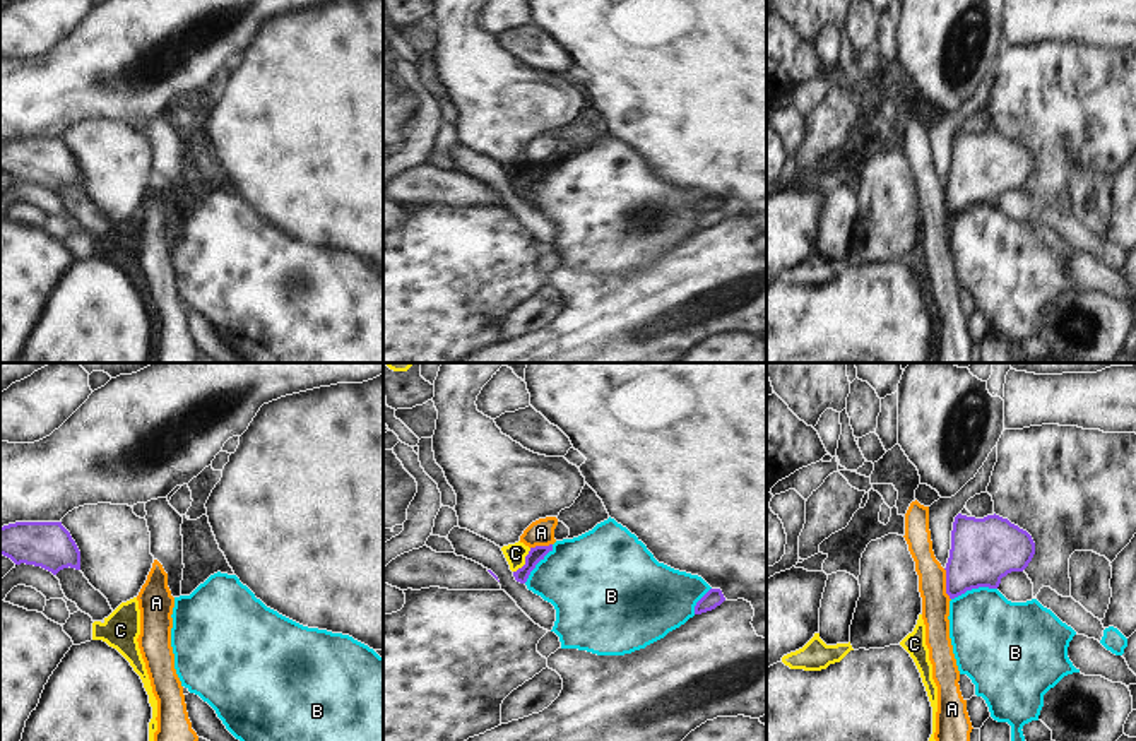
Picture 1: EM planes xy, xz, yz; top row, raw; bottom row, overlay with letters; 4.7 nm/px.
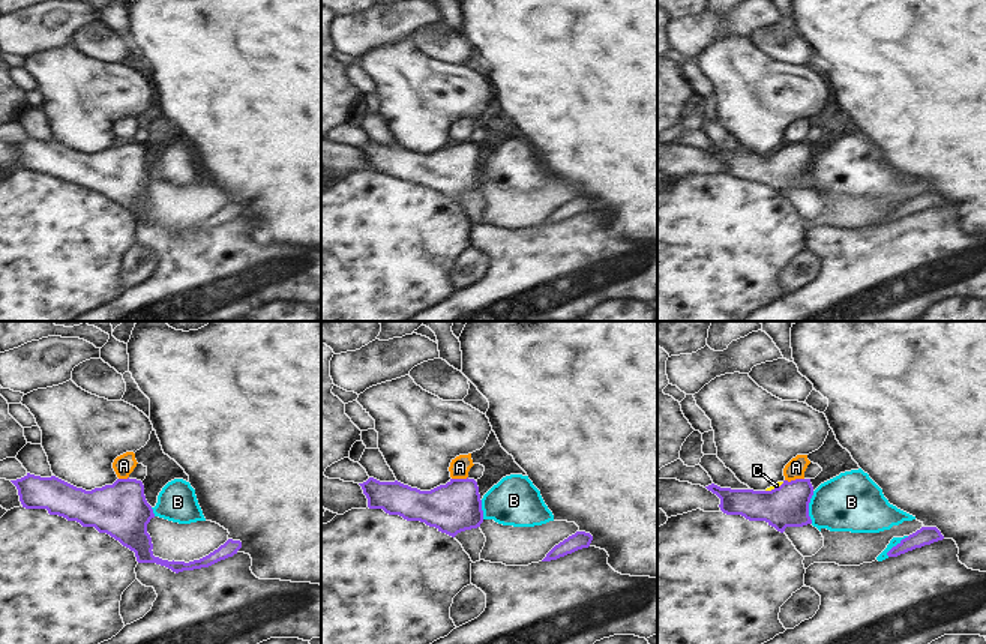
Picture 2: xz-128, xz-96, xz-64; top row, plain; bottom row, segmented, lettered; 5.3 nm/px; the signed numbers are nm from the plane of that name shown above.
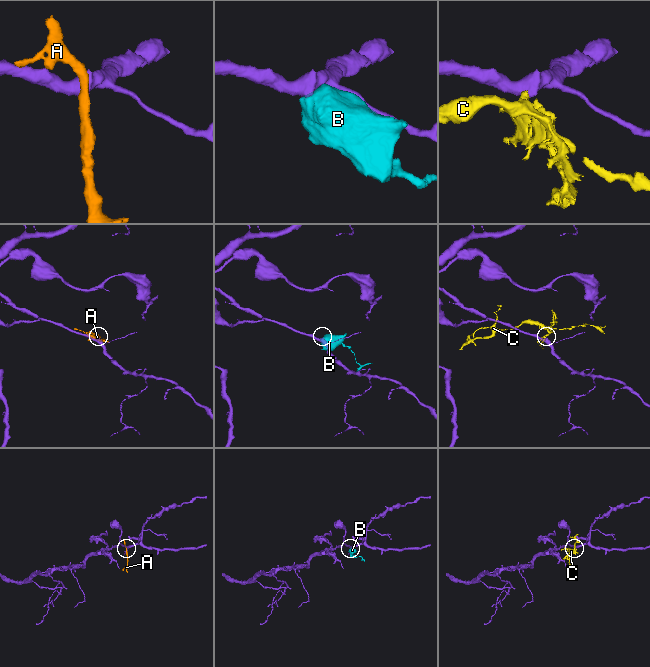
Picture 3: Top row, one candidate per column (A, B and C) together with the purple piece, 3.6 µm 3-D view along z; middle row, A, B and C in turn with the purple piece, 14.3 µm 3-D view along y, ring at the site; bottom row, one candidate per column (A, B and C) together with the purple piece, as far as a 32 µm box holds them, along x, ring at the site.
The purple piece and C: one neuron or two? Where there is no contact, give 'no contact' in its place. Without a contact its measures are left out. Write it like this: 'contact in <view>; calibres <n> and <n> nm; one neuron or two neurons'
contact in xz; calibres 70 and 100 nm; two neurons

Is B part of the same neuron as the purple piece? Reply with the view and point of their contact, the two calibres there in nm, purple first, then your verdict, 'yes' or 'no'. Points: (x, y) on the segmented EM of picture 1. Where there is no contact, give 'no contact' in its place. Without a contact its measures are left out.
yz (974, 587) | 300/380 nm | no

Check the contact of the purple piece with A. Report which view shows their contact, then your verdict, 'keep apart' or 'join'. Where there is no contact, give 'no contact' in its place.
yz | keep apart

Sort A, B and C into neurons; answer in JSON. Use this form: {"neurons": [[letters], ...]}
{"neurons": [["A"], ["B"], ["C"]]}

